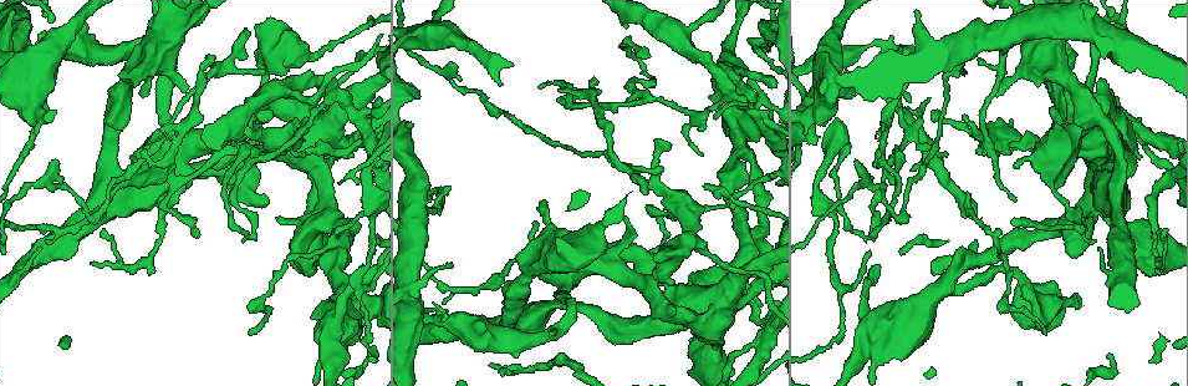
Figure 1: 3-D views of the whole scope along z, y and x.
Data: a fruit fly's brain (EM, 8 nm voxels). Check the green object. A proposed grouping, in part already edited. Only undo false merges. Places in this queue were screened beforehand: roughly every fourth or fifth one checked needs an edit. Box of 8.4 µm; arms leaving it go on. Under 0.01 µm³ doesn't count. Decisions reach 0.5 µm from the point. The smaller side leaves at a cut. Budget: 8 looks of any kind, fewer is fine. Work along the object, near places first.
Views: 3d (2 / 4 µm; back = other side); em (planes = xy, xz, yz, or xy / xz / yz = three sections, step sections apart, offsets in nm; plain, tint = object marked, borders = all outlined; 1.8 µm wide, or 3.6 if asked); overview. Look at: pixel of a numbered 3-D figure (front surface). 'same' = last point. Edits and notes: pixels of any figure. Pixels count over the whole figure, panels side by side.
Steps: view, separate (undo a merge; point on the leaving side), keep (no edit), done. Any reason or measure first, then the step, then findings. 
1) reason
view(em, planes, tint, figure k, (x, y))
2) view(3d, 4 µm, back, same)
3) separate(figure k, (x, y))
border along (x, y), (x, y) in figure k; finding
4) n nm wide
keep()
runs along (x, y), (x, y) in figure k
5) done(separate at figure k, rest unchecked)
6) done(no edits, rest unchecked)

thick turns thin
view(em, planes, tint, figure 1, (170, 21))

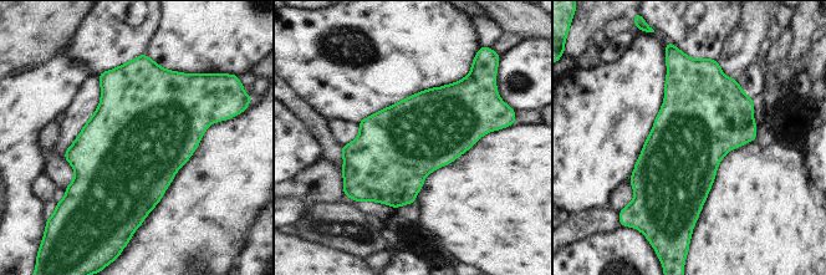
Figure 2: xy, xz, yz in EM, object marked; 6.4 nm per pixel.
keep()
one cell here

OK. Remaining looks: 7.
three arms meet
view(em, planes, tint, figure 1, (216, 65))

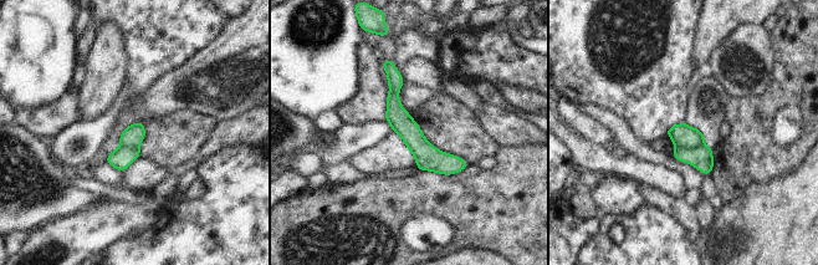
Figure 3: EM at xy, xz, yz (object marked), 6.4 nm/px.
separate(figure 3, (683, 134))
border along (703, 143), (675, 147) in figure 3; a second cell is stuck on

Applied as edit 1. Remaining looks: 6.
thin neck
view(3d, 4 µm, figure 1, (720, 301))

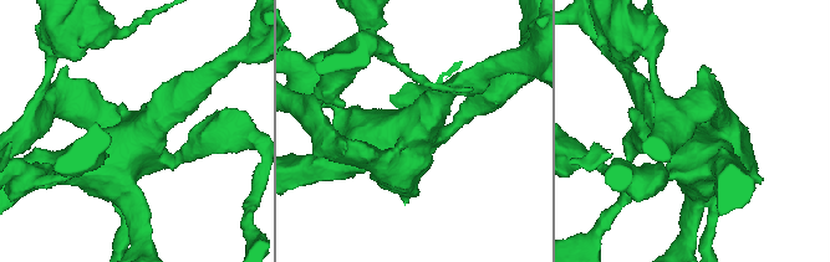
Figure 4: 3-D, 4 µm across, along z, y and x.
view(em, 3.6 µm, xy, step 4, tint, figure 4, (131, 146))

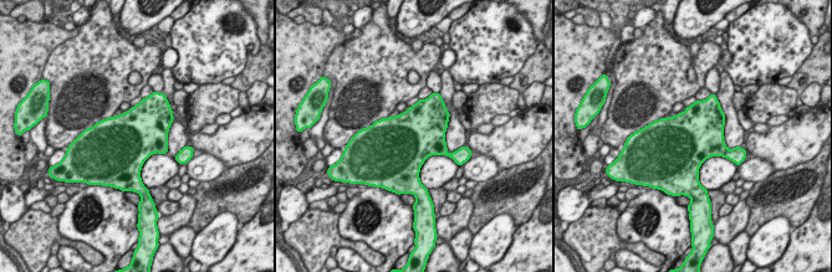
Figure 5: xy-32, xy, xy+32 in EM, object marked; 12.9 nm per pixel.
view(em, 3.6 µm, xz, step 4, borders, same)

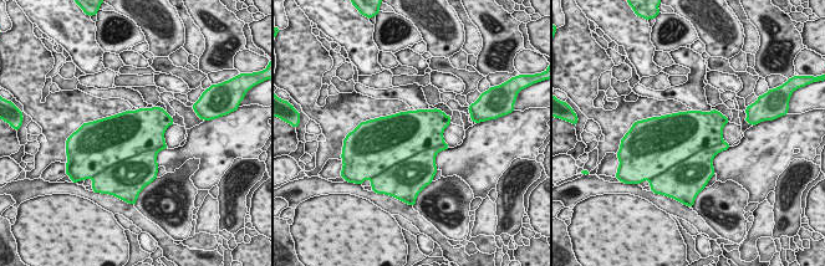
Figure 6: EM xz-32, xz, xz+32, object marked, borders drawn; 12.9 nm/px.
800 nm wide
keep()
one cell here

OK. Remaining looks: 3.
done(separate at figure 3, rest unchecked)

